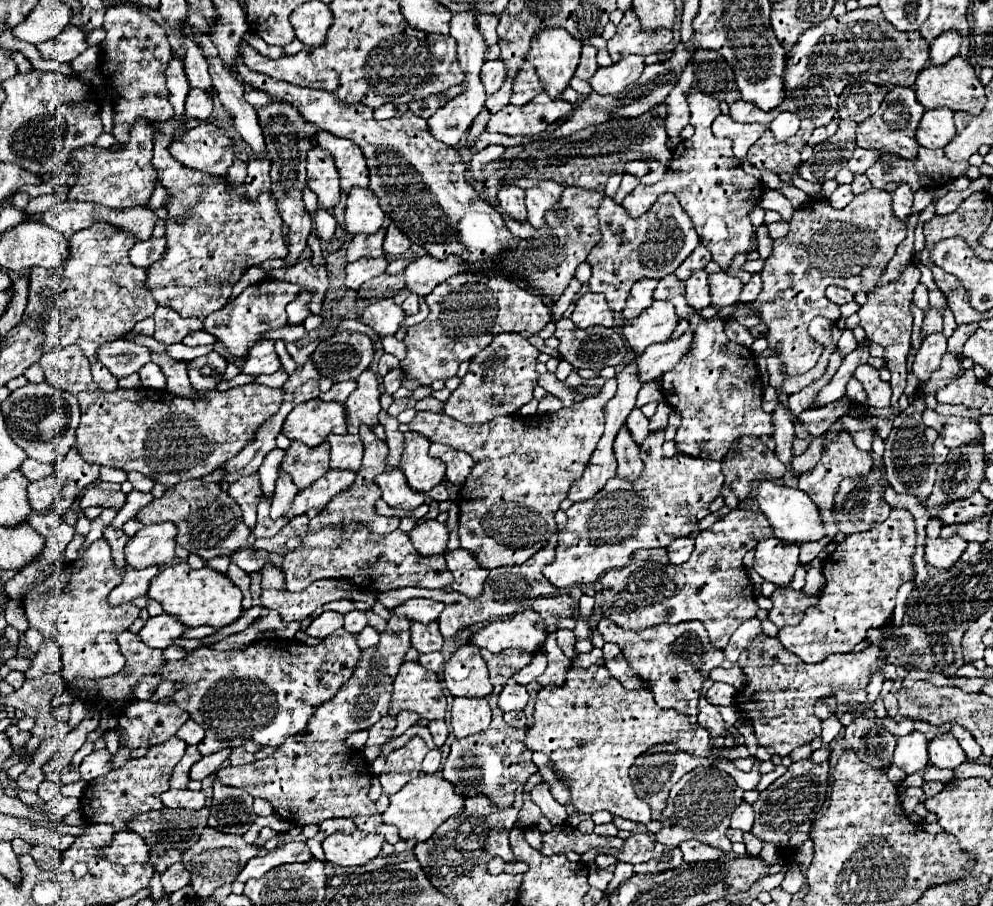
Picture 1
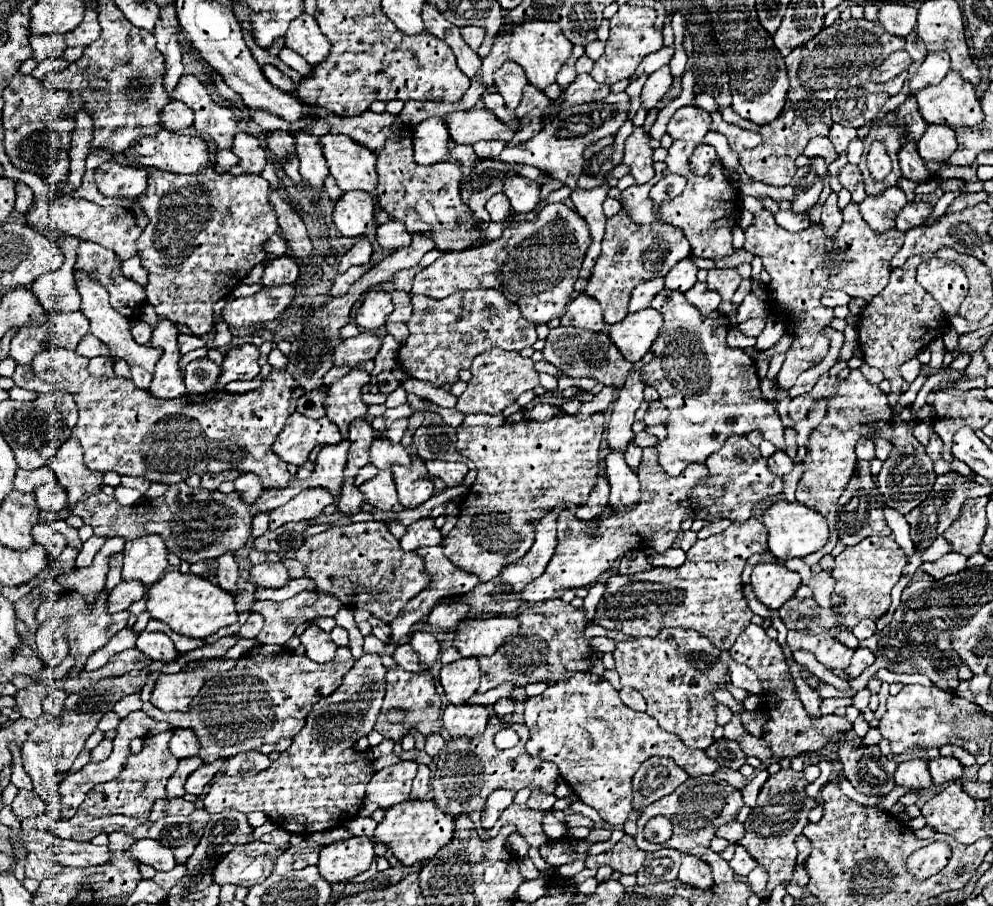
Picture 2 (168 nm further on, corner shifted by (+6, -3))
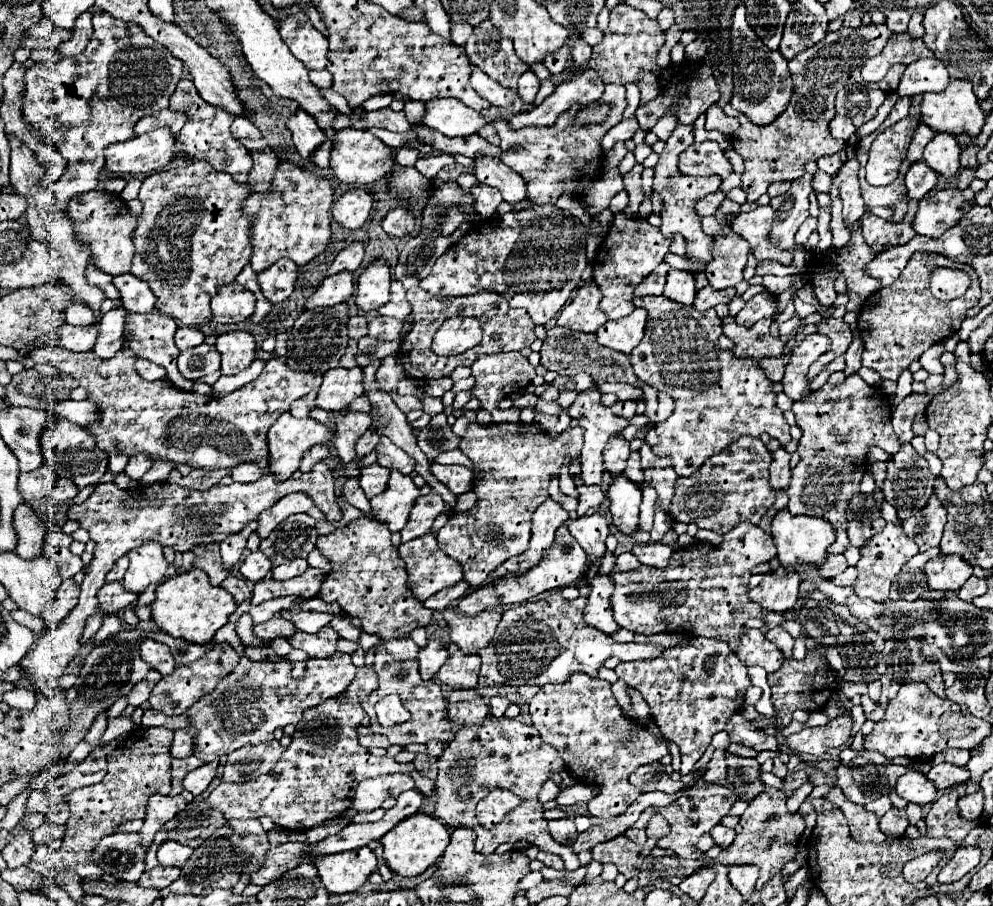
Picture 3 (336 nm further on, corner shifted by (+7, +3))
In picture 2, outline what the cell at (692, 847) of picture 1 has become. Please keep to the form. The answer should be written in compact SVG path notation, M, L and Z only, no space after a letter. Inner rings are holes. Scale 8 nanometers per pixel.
M682 855L682 867L680 867L678 879L684 885L696 887L696 889L710 889L714 885L710 867L702 859L696 859L694 855Z

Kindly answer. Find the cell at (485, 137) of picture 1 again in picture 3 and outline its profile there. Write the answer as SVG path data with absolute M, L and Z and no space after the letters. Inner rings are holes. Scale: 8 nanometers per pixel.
M439 153L439 155L427 155L427 157L421 157L417 163L415 163L415 169L425 175L425 177L435 177L439 173L439 169L443 169L445 165L451 165L455 163L455 157L449 155L449 153Z

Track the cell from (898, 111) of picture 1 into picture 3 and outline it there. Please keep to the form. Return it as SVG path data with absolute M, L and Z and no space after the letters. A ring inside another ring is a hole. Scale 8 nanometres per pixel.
M917 161L909 167L905 175L905 185L907 185L907 195L911 199L923 199L937 183L937 173L933 169L927 169L923 161Z

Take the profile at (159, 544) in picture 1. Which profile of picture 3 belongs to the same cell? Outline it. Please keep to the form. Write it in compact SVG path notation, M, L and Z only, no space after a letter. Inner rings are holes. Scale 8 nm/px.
M145 541L143 545L131 549L129 557L129 569L123 577L123 587L127 591L141 593L151 583L161 583L165 577L165 571L169 563L163 557L163 547L157 545L157 541Z

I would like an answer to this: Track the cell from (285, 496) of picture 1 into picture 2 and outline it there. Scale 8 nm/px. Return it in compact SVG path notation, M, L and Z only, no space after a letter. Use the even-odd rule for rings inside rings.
M54 349L36 355L34 373L68 391L78 405L74 437L84 447L84 461L94 471L116 471L120 475L140 475L148 481L176 485L192 473L250 471L268 487L286 487L292 475L282 459L276 459L272 443L286 419L296 411L296 401L304 389L286 369L272 369L264 387L234 395L228 391L208 391L204 395L182 395L178 399L158 399L150 391L138 389L124 377L94 377L86 371L86 359L68 349Z

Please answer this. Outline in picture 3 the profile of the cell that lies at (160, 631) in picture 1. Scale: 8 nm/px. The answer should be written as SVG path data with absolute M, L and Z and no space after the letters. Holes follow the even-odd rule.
M147 637L147 641L143 641L139 653L141 653L143 661L147 661L151 665L151 669L157 669L161 675L169 675L175 669L175 661L165 643L157 643Z

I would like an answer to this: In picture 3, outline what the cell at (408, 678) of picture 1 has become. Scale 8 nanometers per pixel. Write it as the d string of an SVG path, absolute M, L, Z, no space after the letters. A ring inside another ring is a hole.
M377 645L377 655L375 655L375 673L379 677L379 689L375 693L371 693L365 701L363 701L363 709L371 719L371 731L373 733L381 733L385 735L393 745L409 745L409 743L427 743L429 739L439 739L439 741L451 741L453 739L453 725L447 717L447 701L443 697L441 687L435 681L425 681L419 675L419 667L415 659L407 659L407 661L395 661L393 657L389 657L385 653L385 649L381 645ZM389 693L397 693L401 697L401 703L411 711L411 719L407 723L395 725L395 727L383 727L377 723L377 715L375 715L375 703L381 701L385 695Z

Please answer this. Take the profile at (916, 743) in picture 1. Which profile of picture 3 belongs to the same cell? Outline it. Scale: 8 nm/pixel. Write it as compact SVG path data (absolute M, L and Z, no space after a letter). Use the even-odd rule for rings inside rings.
M909 769L905 775L899 777L895 791L899 793L899 797L903 797L909 803L931 803L937 799L937 789L935 785L931 785L931 781L927 781L927 777L919 771Z

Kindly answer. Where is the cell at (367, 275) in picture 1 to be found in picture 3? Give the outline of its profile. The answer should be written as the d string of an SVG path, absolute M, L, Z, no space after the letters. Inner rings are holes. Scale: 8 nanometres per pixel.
M337 273L319 285L315 295L311 295L305 303L305 309L317 309L317 307L333 307L341 301L347 301L353 293L353 273Z

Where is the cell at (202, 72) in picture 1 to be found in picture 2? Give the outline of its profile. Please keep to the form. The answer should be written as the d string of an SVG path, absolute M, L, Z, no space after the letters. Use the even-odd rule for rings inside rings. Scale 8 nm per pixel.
M184 75L184 77L180 79L180 83L174 87L174 91L170 93L170 97L176 99L176 101L186 103L186 105L194 111L194 115L196 115L196 117L194 117L194 127L196 127L196 131L198 131L200 135L210 137L210 141L214 143L214 153L216 153L216 155L214 155L214 161L212 161L214 171L216 171L216 173L228 173L234 165L238 165L238 157L232 153L232 139L234 139L234 135L236 135L236 129L238 129L238 117L236 117L234 109L216 103L216 101L208 95L206 87L204 87L194 75Z

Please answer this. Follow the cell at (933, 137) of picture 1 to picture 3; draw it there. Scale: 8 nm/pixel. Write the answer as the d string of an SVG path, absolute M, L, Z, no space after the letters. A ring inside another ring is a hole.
M935 133L933 141L925 147L923 161L933 171L945 177L953 177L959 171L959 153L961 147L957 143L957 137L951 137L949 133Z

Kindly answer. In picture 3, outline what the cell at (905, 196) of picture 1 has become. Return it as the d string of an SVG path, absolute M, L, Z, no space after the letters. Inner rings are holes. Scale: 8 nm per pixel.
M961 189L931 191L927 197L923 197L923 201L919 201L919 209L911 225L915 233L919 235L939 237L951 225L955 225L973 205L975 201L973 201L971 189L967 191L961 191Z

